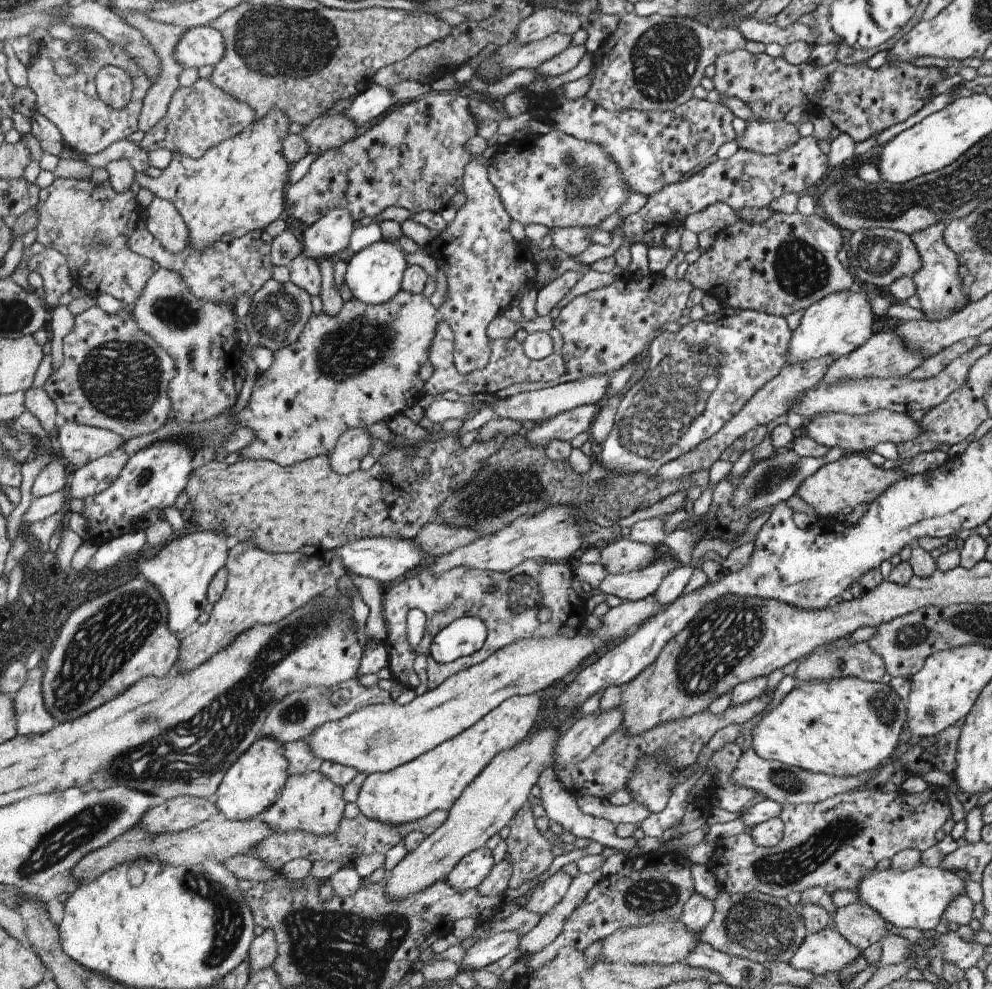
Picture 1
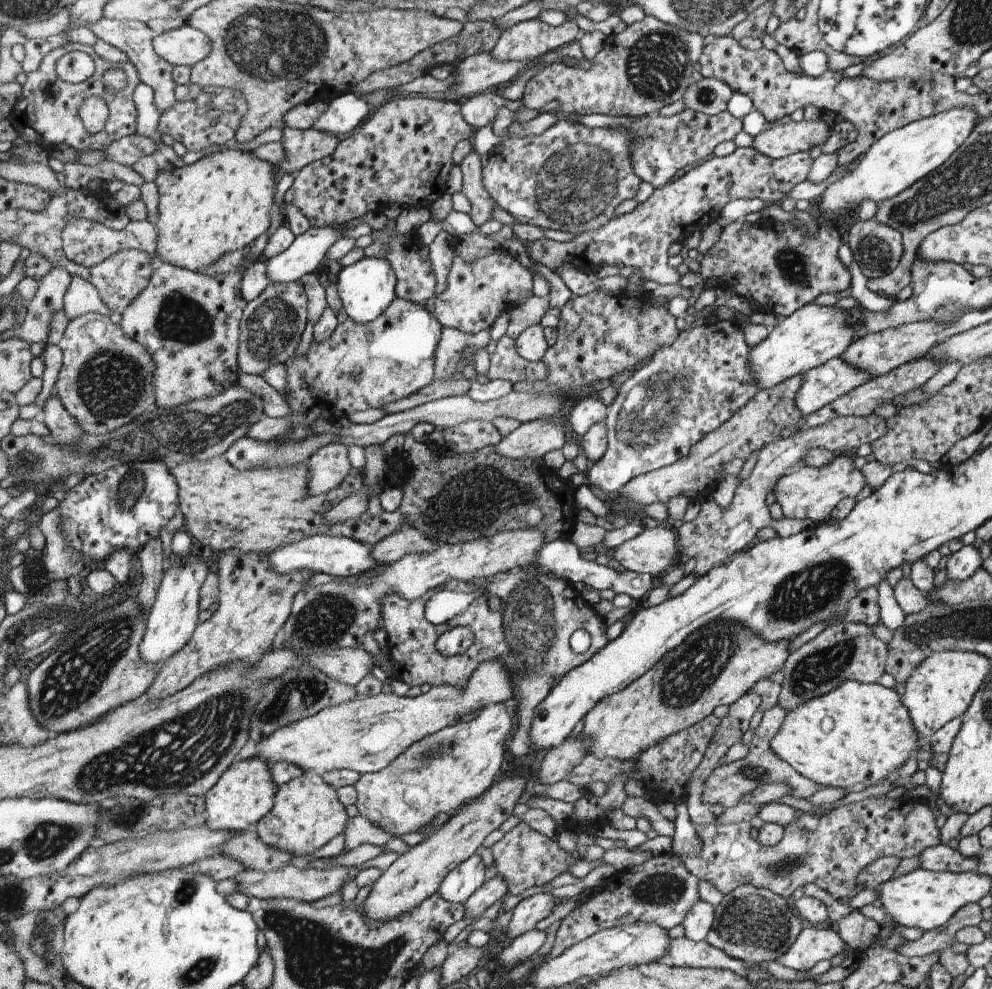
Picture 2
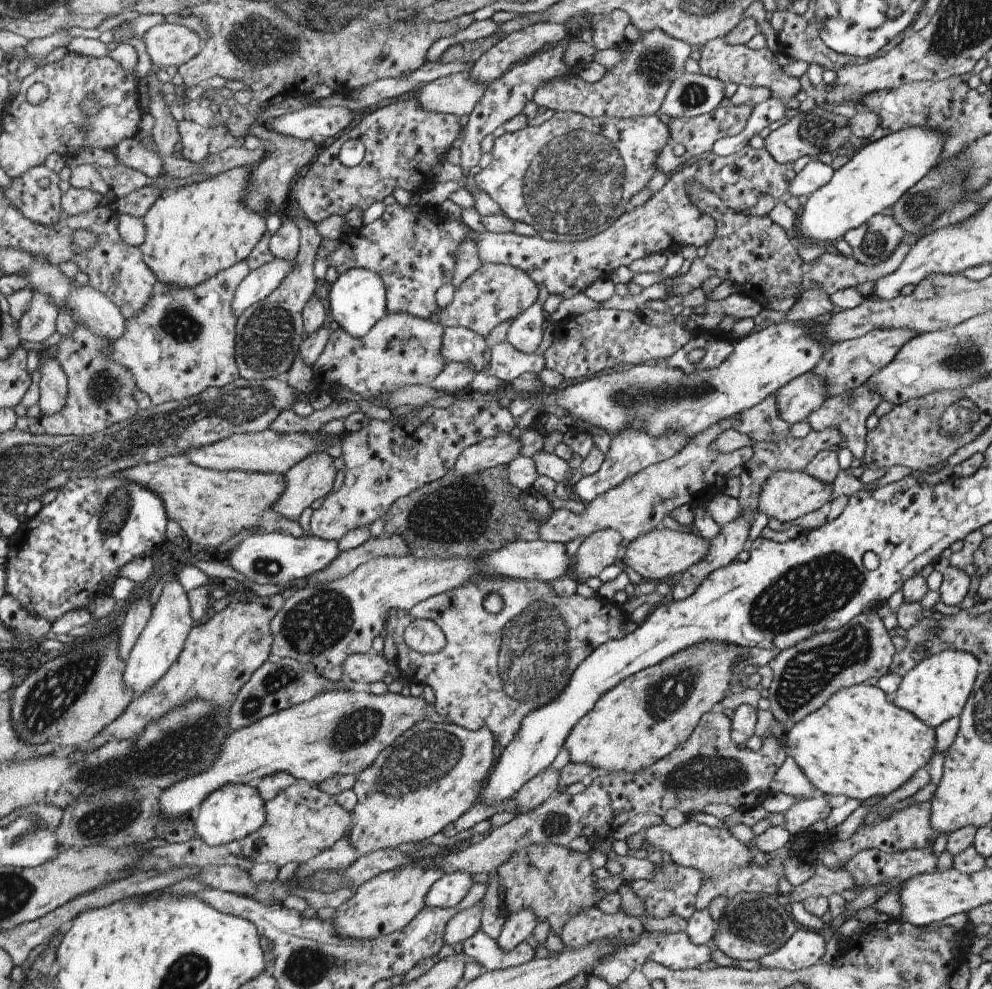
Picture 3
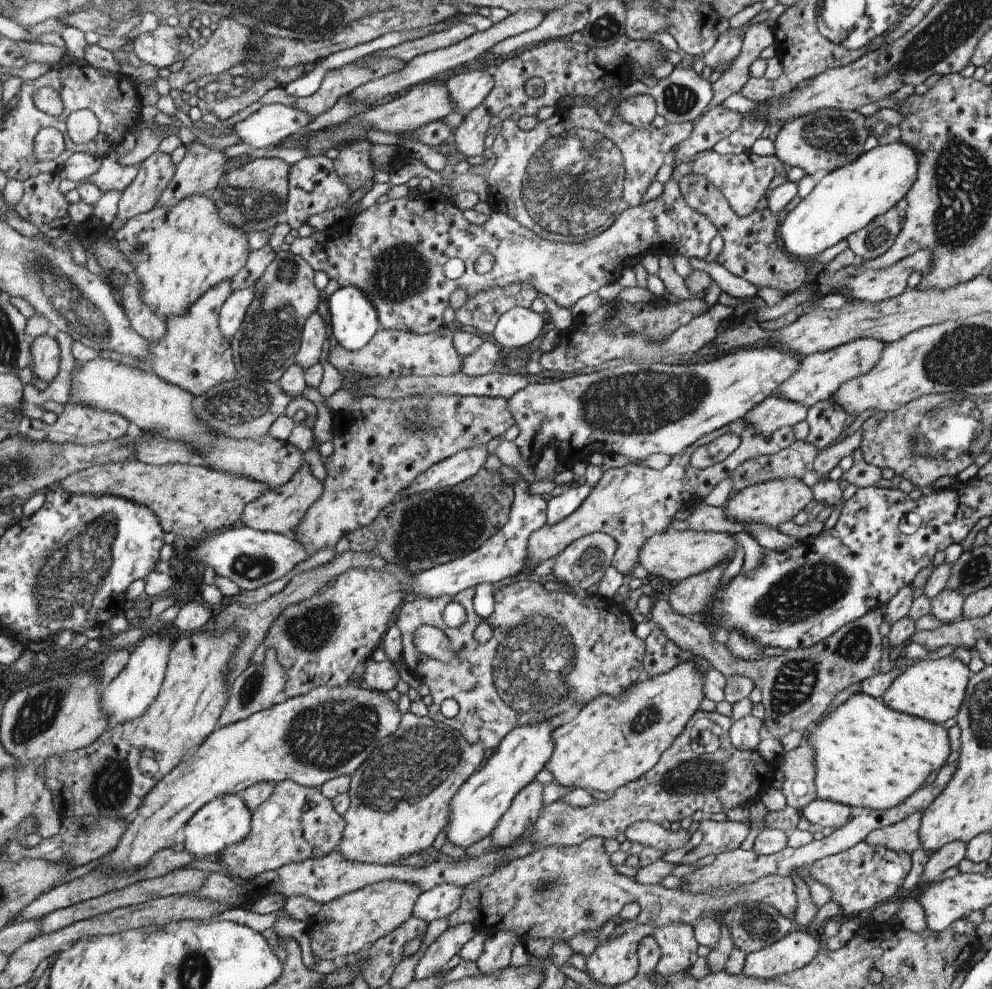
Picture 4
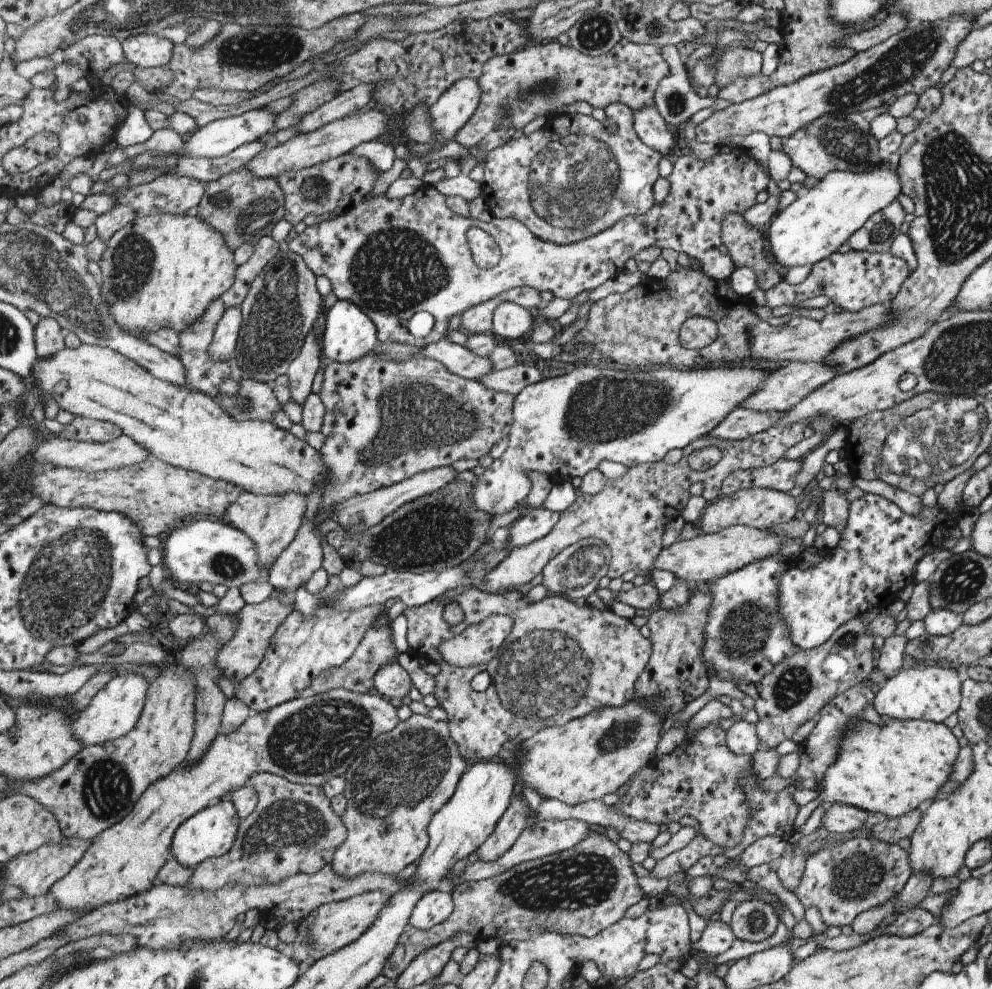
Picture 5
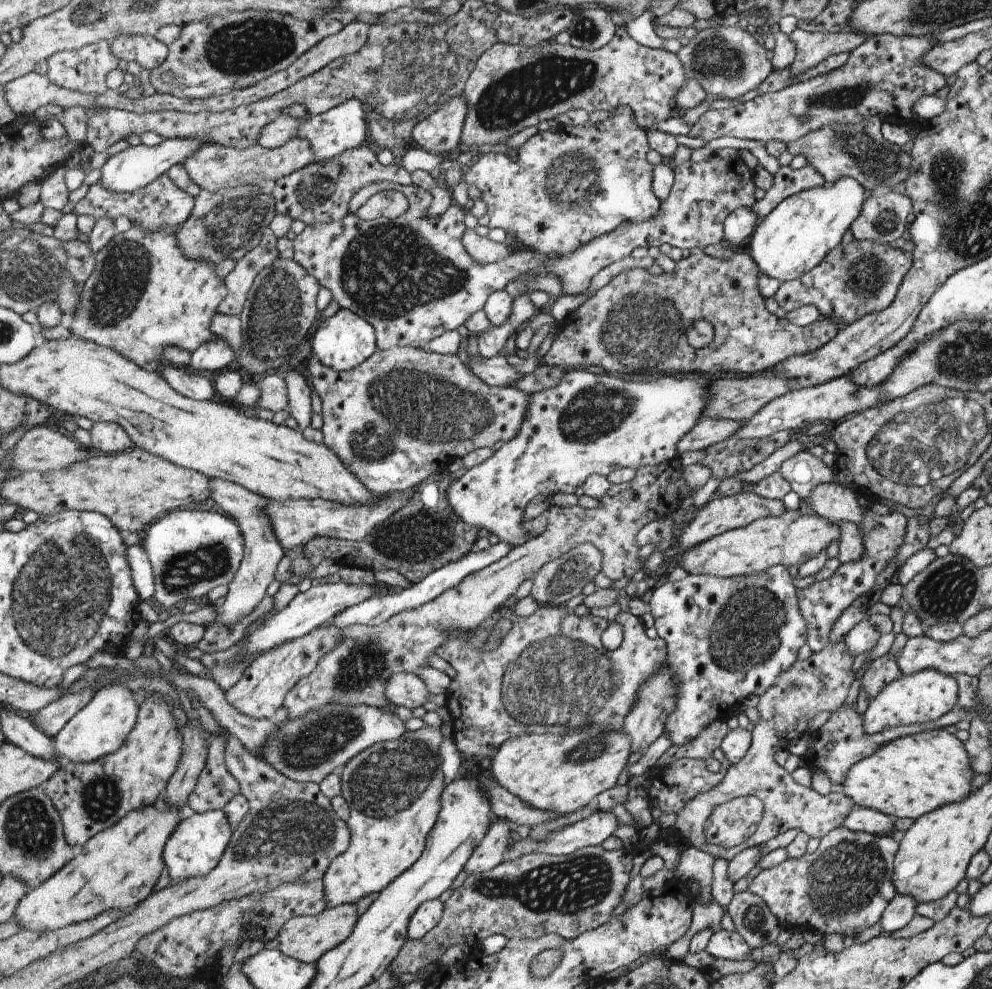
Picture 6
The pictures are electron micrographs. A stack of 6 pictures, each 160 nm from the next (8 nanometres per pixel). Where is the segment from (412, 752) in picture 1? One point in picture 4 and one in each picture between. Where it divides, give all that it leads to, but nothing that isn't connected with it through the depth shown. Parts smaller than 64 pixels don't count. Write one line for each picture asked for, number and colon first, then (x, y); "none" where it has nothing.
2: (364, 735)
3: (341, 732)
4: (329, 732)

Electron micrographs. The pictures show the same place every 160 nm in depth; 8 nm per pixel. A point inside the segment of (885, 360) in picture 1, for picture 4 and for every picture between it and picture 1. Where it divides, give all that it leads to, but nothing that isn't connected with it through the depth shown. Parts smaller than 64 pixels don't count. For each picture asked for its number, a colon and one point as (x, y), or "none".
2: (821, 385)
3: (794, 401)
4: (774, 412)

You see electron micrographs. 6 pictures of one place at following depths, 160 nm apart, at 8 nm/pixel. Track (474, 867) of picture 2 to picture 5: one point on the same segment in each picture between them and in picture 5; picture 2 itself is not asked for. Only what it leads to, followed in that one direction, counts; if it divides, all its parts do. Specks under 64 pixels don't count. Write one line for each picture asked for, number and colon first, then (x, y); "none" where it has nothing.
3: (448, 891)
4: (440, 900)
5: (434, 907)

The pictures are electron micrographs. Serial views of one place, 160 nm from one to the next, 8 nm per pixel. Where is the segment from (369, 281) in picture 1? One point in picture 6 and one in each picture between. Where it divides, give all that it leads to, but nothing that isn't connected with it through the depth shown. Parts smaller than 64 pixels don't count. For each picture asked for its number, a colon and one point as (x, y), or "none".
2: (366, 288)
3: (358, 299)
4: (354, 319)
5: (350, 334)
6: (343, 341)

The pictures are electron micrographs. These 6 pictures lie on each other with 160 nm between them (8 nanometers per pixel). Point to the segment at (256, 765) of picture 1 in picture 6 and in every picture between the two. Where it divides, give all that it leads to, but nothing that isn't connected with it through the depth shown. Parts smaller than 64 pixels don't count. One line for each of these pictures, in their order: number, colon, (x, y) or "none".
2: (246, 794)
3: (233, 813)
4: (226, 821)
5: (212, 832)
6: (198, 844)

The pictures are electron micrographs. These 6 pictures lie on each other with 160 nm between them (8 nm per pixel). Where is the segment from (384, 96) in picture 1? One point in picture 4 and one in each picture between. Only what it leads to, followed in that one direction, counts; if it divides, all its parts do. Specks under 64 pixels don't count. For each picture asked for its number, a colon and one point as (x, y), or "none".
2: (345, 113)
3: (320, 123)
4: (271, 124)

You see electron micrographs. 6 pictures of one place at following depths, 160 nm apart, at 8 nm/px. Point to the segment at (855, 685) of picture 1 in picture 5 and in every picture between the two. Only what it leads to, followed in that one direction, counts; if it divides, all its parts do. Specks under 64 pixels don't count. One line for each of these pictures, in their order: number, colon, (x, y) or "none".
2: (850, 738)
3: (859, 745)
4: (865, 754)
5: (888, 769)

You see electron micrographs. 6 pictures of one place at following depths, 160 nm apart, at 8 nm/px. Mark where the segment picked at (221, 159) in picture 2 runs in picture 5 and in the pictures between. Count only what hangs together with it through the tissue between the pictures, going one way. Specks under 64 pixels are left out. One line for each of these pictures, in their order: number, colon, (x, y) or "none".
3: (195, 232)
4: (181, 252)
5: (159, 271)

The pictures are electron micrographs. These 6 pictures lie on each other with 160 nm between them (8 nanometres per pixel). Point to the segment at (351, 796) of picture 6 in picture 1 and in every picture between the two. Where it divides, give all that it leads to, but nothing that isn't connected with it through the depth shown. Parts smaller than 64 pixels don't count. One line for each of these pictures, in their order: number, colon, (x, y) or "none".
1: (430, 783)
2: (436, 775)
3: (431, 775)
4: (400, 798)
5: (395, 788)

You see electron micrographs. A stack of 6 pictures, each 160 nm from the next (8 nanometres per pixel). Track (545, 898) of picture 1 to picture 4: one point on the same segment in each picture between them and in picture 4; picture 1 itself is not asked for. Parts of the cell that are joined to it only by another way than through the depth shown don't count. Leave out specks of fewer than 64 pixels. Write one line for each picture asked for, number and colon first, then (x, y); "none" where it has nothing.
2: (528, 911)
3: (517, 927)
4: (497, 947)

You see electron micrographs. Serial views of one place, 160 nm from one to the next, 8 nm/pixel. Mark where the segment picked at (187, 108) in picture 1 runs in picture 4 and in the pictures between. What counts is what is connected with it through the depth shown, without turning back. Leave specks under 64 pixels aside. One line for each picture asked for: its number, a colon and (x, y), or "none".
2: (197, 133)
3: (197, 141)
4: (200, 170)

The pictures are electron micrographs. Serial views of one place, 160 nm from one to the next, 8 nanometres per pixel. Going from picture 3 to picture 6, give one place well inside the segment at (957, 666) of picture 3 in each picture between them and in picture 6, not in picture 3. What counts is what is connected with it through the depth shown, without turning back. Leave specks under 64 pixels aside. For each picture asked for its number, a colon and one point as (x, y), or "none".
4: (932, 690)
5: (931, 693)
6: (921, 697)

